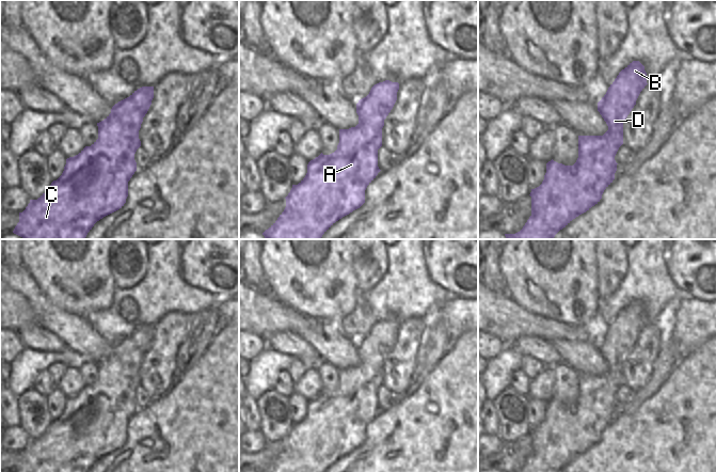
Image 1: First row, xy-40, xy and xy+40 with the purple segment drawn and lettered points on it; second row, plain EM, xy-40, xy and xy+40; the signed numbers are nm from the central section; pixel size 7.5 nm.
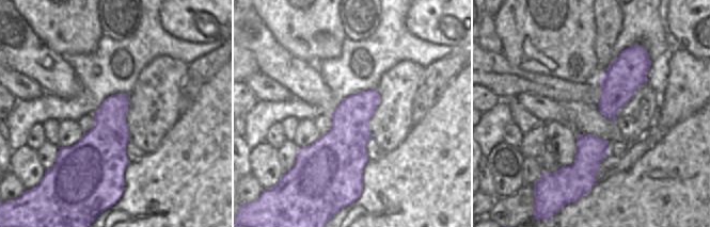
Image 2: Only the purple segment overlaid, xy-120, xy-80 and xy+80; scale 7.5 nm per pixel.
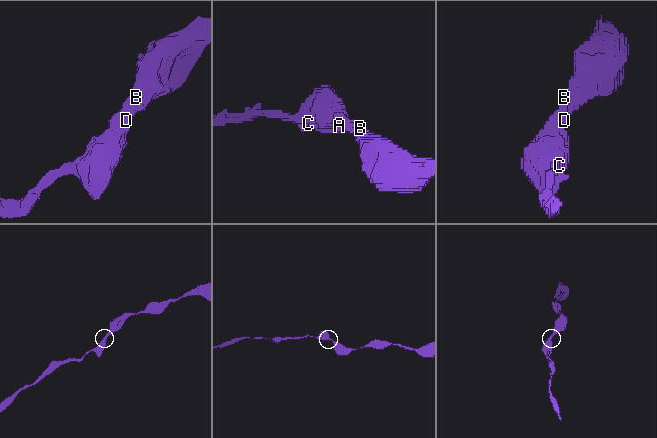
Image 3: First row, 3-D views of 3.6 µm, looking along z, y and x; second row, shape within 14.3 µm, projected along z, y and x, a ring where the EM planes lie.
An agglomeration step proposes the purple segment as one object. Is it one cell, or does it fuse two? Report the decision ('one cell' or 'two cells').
one cell

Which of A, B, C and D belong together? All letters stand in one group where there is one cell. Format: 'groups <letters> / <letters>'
groups A B C D

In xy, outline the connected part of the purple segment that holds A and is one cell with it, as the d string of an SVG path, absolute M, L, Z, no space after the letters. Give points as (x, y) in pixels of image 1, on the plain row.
M385 319L375 324L369 333L356 343L359 363L349 368L339 368L337 389L330 393L322 392L307 404L305 416L292 427L286 438L286 446L277 459L264 472L324 472L336 460L360 447L365 442L365 429L381 410L378 406L378 389L382 386L384 359L397 340L398 321Z

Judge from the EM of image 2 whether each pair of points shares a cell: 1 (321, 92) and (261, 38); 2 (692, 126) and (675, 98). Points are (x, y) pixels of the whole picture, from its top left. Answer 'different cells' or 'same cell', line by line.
1: same cell
2: different cells

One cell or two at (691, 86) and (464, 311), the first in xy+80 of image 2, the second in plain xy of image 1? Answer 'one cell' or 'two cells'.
one cell

